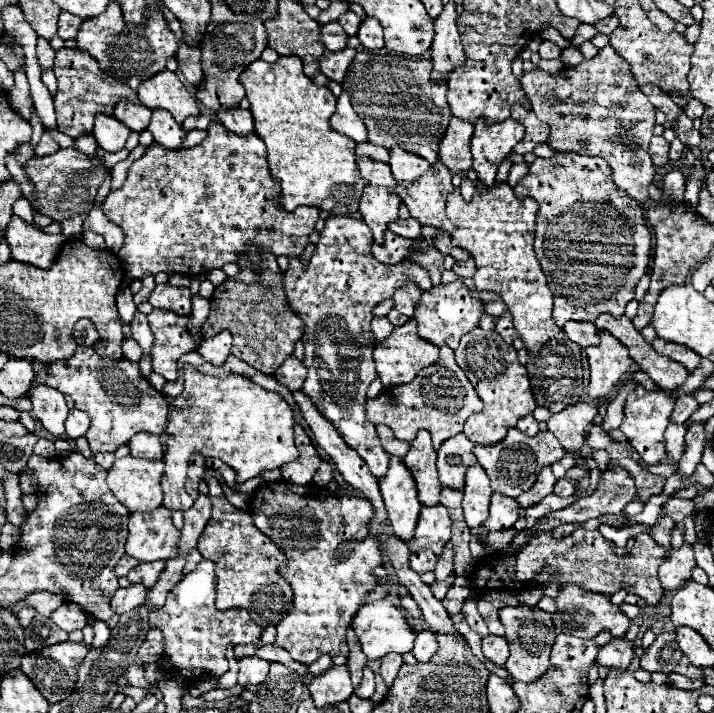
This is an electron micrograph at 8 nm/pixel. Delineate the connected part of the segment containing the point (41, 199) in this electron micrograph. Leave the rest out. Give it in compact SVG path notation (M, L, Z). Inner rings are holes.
M60 149L54 155L48 157L32 157L24 167L30 183L34 185L36 201L32 201L32 207L38 213L44 213L60 223L62 235L68 239L74 239L82 235L82 223L88 215L88 211L94 205L94 197L98 187L102 185L106 177L106 167L98 157L86 157L78 149ZM96 163L100 167L96 167Z

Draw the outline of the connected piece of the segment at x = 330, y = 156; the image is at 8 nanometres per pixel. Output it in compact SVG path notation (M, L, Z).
M280 57L276 63L262 59L250 63L240 83L250 101L254 133L266 143L268 169L280 183L280 207L294 211L300 205L324 209L332 215L352 215L358 211L366 181L360 177L354 147L346 135L330 129L328 119L336 109L336 97L328 87L318 87L302 71L300 57Z

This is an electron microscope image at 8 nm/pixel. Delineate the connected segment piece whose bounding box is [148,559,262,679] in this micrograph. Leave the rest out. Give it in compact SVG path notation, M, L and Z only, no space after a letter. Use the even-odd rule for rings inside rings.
M202 559L194 571L184 575L176 587L168 593L168 599L164 607L158 607L148 615L150 627L156 627L164 635L164 655L168 657L168 665L174 667L172 671L180 675L182 679L200 679L204 675L224 675L228 671L228 645L240 645L240 643L254 643L262 635L262 627L258 627L246 609L234 607L228 611L218 611L214 605L214 591L216 591L216 573L214 563Z

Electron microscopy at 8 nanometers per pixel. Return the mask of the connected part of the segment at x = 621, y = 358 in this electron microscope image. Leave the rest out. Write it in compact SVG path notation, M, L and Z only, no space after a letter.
M598 331L600 345L586 347L588 365L590 365L590 397L600 401L602 397L612 395L620 379L630 371L632 359L628 355L628 349L614 339L606 331Z

